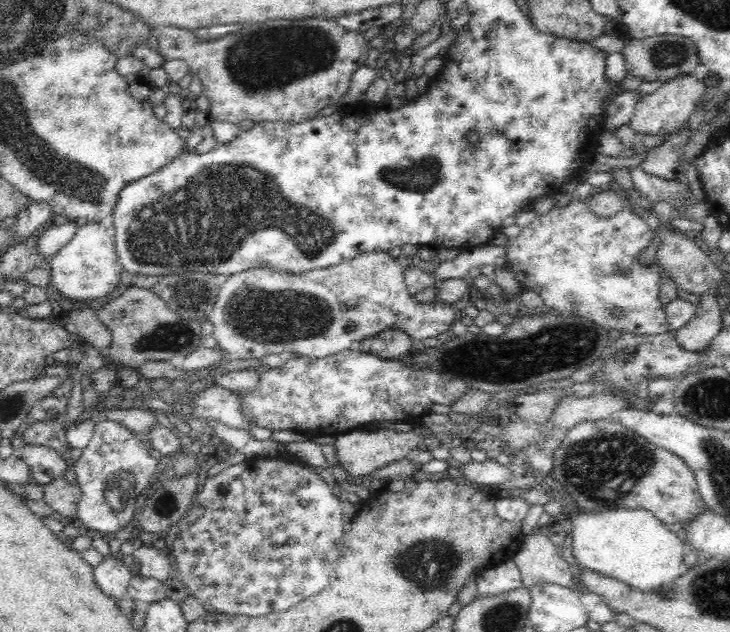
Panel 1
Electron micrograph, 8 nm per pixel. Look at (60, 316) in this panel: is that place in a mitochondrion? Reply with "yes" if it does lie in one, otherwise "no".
no

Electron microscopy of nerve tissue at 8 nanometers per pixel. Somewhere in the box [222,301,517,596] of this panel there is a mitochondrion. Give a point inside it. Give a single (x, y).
(429, 572)

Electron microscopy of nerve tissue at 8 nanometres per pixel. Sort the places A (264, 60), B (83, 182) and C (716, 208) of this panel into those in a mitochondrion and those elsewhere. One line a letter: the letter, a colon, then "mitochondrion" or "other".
A: mitochondrion
B: mitochondrion
C: other

